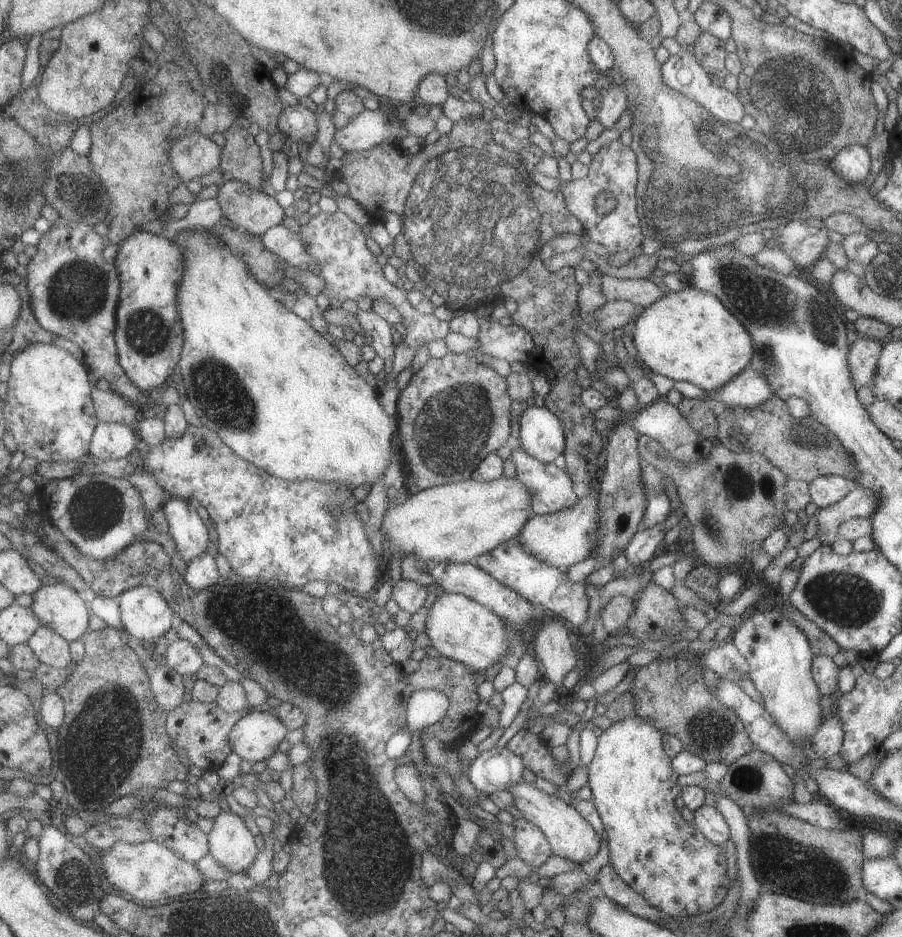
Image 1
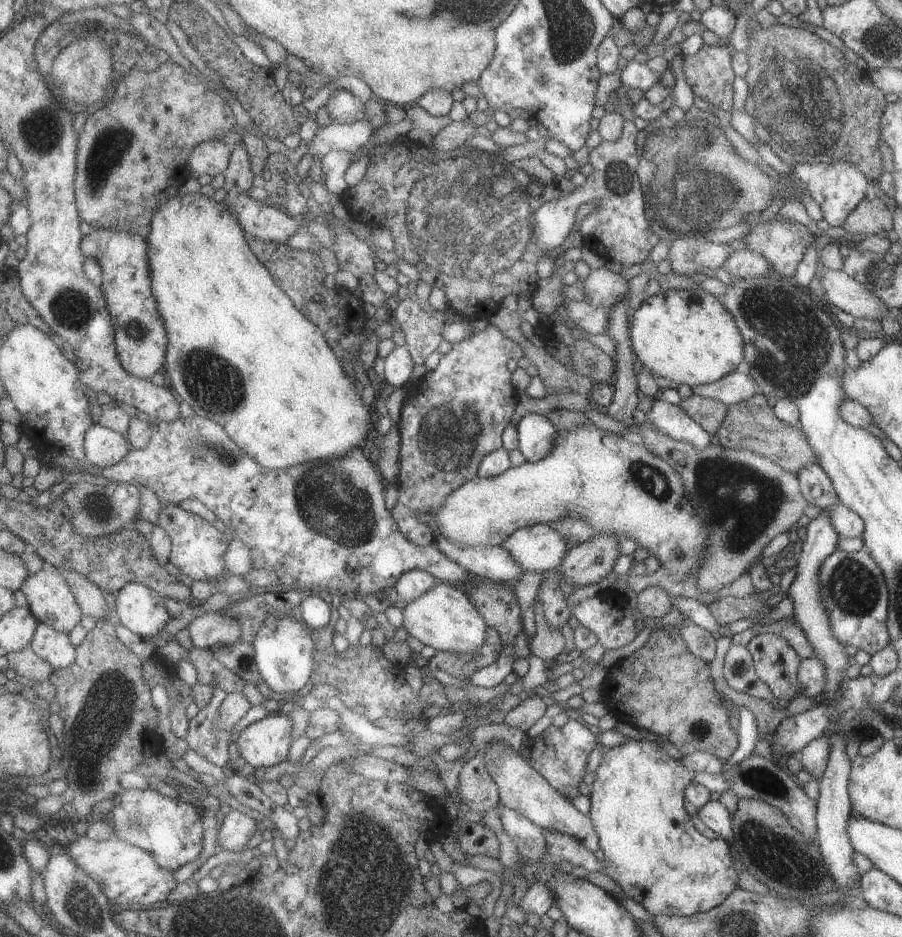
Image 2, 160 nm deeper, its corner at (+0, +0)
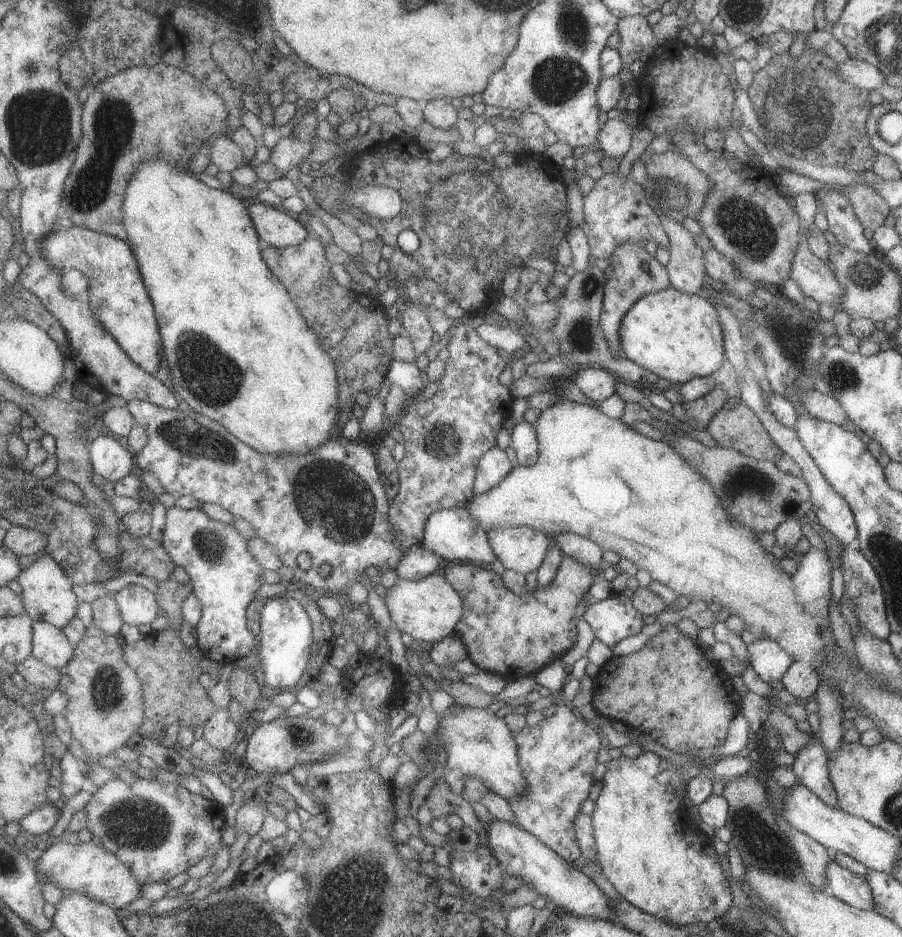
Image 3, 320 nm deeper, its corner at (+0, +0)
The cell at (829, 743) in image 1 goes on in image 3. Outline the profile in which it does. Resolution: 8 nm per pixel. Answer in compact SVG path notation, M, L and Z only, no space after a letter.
M810 741L795 755L792 772L819 800L831 808L840 808L836 790L832 787L827 772L826 750L819 741Z

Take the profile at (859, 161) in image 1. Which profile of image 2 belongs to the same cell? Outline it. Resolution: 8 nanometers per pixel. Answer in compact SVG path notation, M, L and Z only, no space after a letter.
M833 161L831 163L797 163L792 166L792 172L799 177L809 196L819 206L822 218L829 226L844 225L846 216L858 205L858 202L868 195L868 180L857 167L845 161Z

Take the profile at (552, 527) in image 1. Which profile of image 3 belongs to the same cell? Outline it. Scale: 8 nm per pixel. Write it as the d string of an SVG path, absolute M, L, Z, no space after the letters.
M526 526L495 527L485 534L494 558L505 569L524 575L539 568L552 540L552 536Z

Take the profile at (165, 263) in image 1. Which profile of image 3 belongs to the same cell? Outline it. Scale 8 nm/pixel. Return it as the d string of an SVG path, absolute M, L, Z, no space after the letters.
M68 224L44 240L44 256L53 268L65 272L75 268L88 279L89 302L101 324L141 368L157 374L165 360L164 340L152 296L128 241Z

